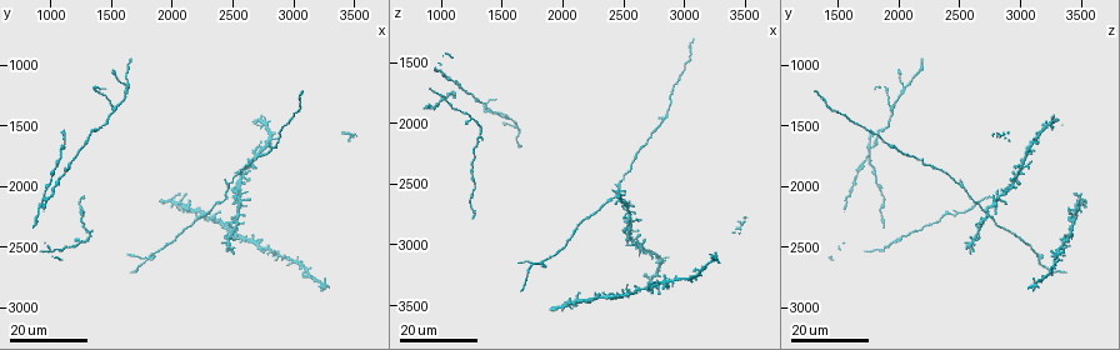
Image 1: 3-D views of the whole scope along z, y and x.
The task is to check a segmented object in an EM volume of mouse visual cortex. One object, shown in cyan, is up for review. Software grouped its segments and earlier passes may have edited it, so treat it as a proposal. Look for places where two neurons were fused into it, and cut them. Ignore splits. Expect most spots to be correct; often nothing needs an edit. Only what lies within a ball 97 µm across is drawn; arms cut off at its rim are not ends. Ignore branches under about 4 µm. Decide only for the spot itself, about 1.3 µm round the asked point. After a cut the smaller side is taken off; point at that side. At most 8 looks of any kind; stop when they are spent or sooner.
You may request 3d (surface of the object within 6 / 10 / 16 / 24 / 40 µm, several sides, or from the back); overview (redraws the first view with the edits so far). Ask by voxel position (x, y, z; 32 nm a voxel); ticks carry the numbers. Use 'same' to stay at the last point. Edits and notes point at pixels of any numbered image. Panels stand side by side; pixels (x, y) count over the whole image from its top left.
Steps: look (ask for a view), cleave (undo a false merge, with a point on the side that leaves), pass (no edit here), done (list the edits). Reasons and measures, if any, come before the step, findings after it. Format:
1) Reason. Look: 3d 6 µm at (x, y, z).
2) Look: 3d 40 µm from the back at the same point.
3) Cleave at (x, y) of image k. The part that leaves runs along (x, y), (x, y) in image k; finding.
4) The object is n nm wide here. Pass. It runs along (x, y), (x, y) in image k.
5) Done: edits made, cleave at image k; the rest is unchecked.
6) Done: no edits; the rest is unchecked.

Three-way junction. Look: 3d 16 µm at (2360, 2240, 3420).

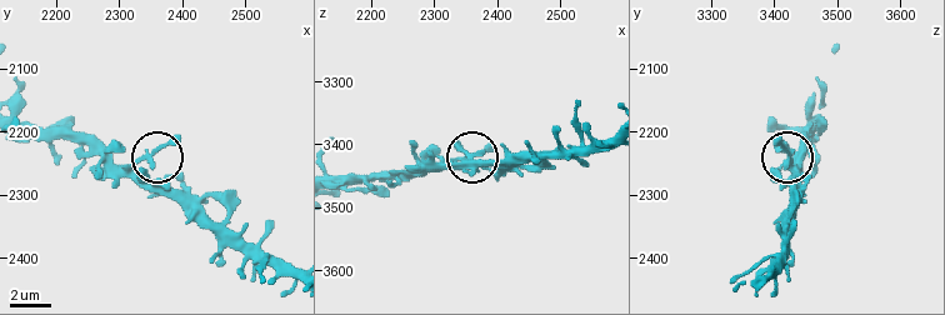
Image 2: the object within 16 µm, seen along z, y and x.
Zoom in. Look: 3d 10 µm at (2355, 2240, 3420).

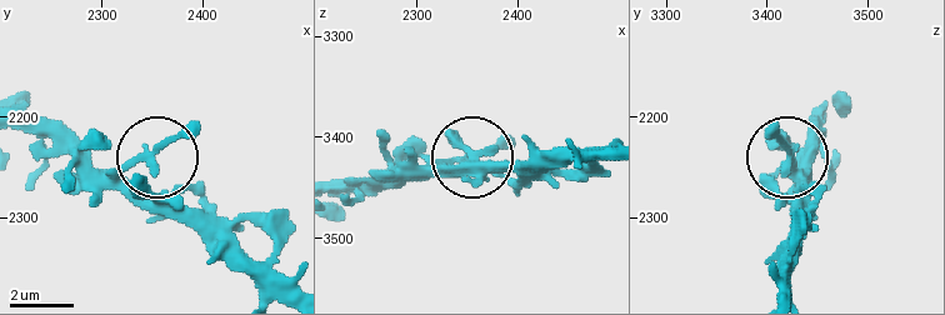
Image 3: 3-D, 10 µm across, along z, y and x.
The side arm is 41 µm long; 3 arms meet here. Pass. Continuous, no second neuron.

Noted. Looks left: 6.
Look: 3d 24 µm at (2820, 1600, 3120).

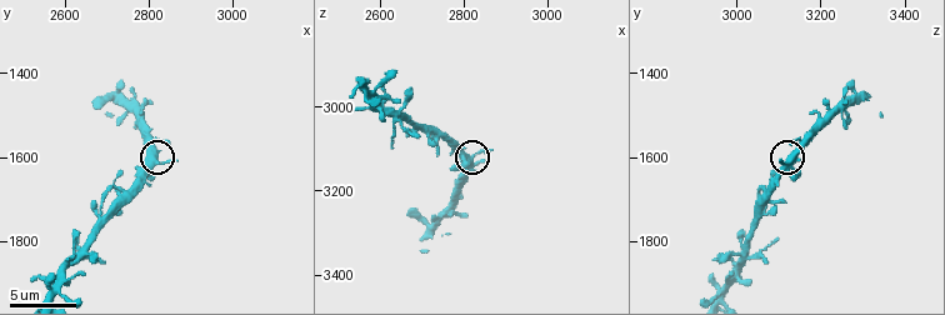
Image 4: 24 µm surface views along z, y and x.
Closer look. Look: 3d 10 µm at (2825, 1615, 3110).

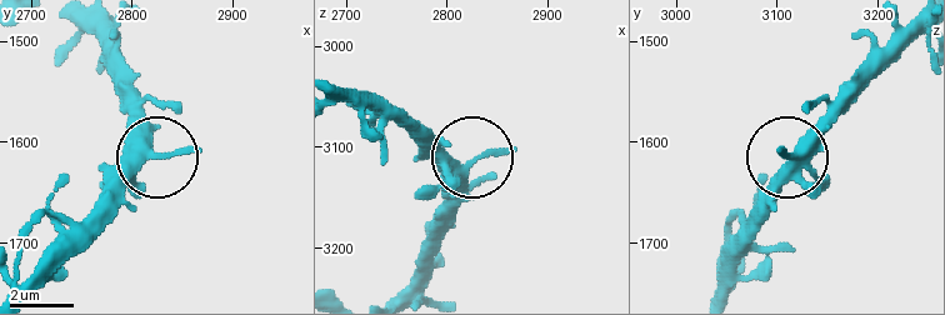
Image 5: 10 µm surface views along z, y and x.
The side arm is 11 µm long. Pass. Continuous, no second neuron.

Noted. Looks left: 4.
Three arms meet. Look: 3d 16 µm at (1800, 2600, 3160).

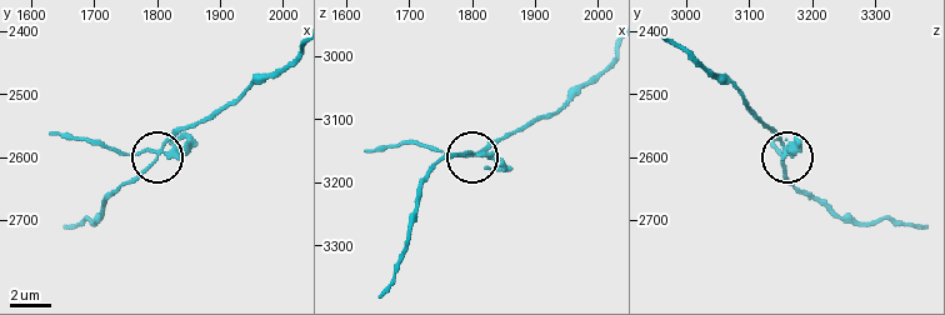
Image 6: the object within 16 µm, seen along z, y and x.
Look: 3d 6 µm at (1790, 2610, 3150).

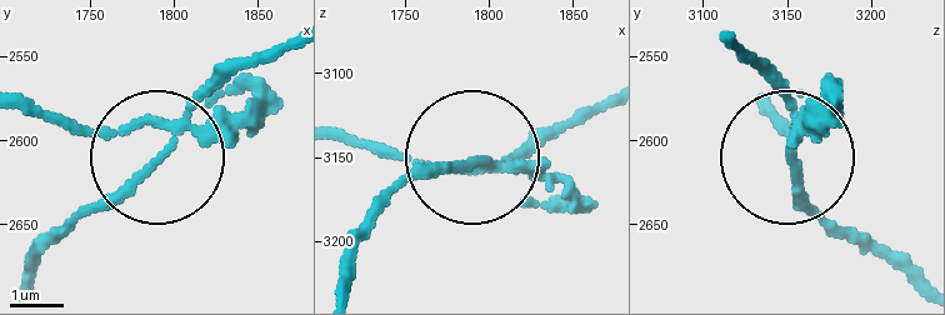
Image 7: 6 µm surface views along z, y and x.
3 arms meet here. Cleave at (254, 120) of image 7. The part that leaves runs along (179, 124), (76, 124), (23, 101) in image 7; two neurons meet here.

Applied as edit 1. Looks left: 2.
Three arms meet. Look: 3d 16 µm at (1620, 1200, 2040).

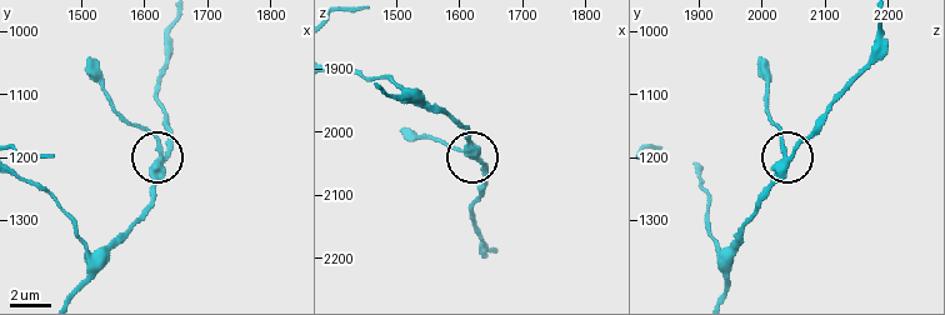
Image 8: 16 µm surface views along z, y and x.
Look: 3d 10 µm at (1630, 1195, 2045).

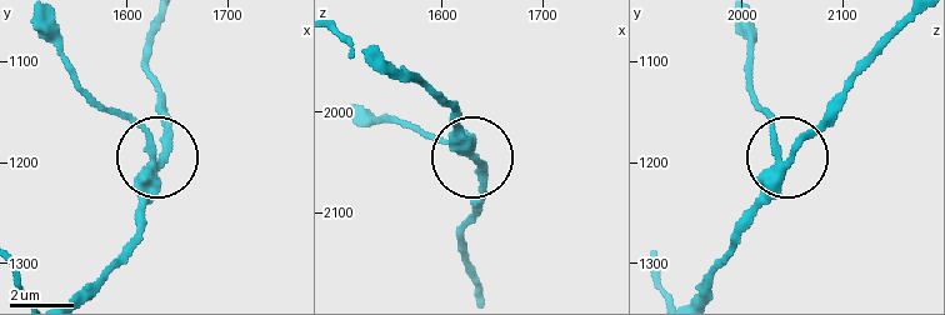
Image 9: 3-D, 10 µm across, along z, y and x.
The side arm is 7 µm long. Cleave at (143, 206) of image 9. The part that leaves runs along (158, 171), (138, 240), (93, 289) in image 9; two neurons meet here.

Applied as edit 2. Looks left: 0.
Done: edits made, cleave at image 7, cleave at image 9; the rest is unchecked.

